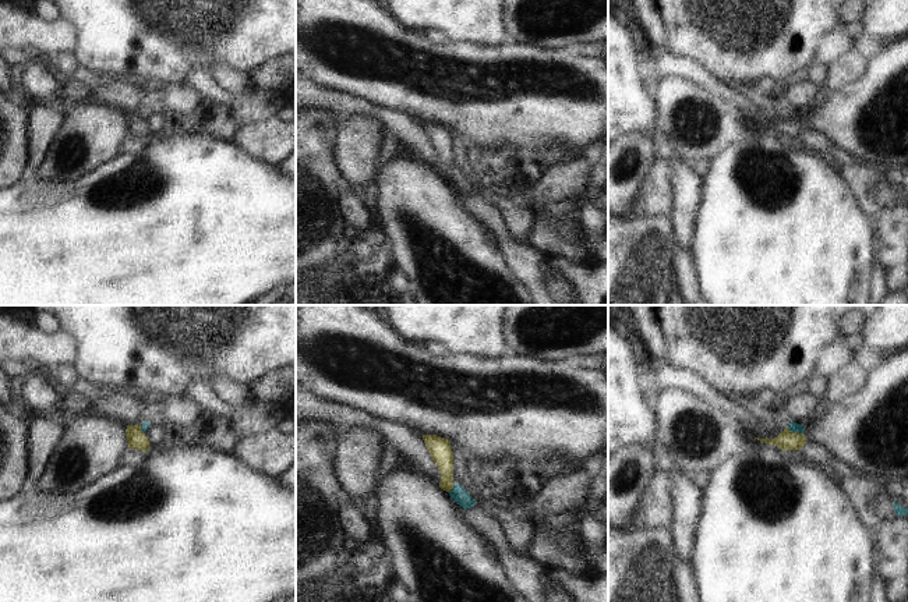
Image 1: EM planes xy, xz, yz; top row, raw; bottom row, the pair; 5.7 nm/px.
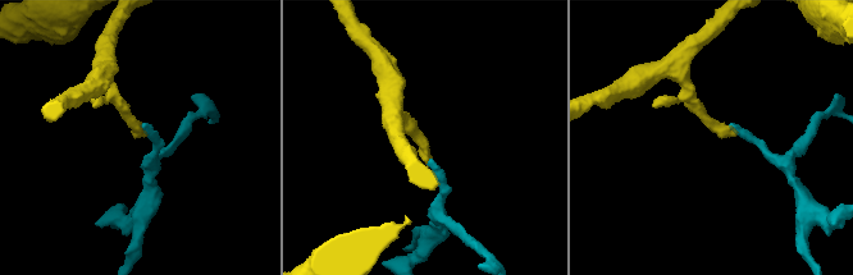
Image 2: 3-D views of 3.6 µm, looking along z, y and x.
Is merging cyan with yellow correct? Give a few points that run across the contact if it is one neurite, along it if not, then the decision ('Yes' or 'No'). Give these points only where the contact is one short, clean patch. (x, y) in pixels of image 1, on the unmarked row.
Line: yz (787, 114), (802, 121). No

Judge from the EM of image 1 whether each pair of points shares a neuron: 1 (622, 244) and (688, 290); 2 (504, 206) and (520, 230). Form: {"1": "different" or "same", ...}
{"1": "same", "2": "same"}

